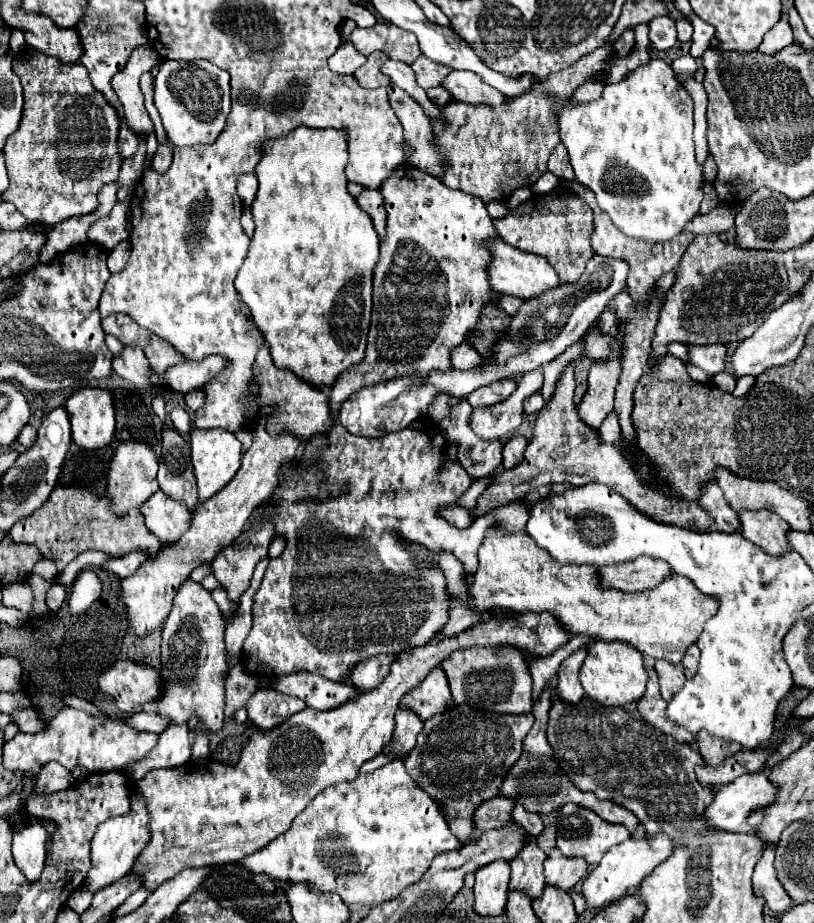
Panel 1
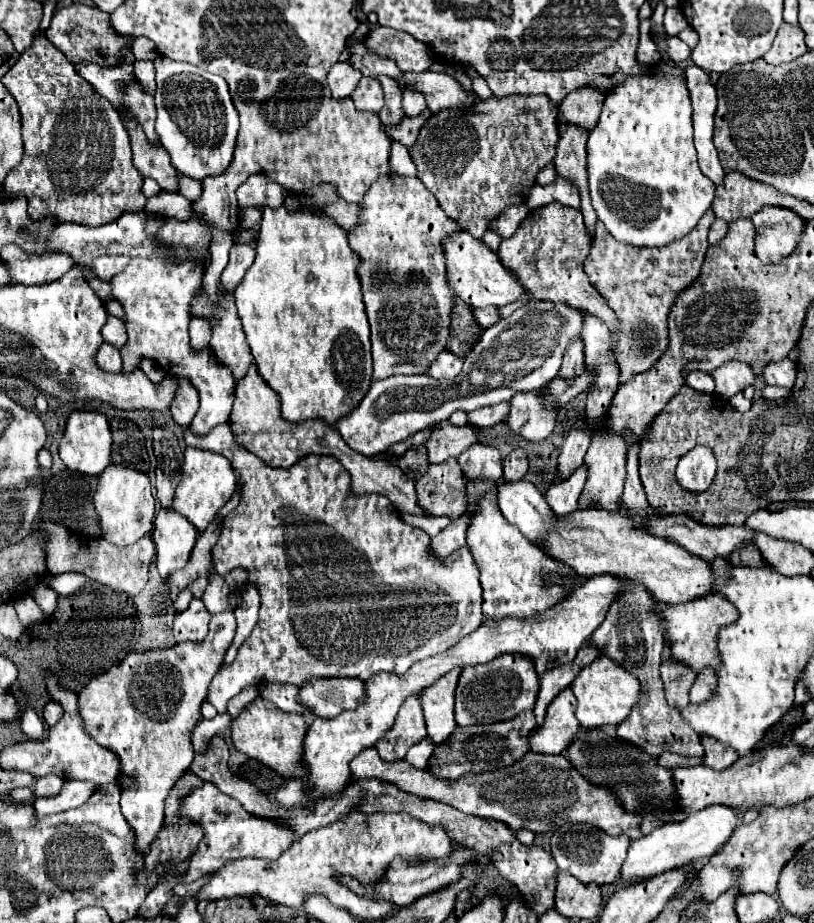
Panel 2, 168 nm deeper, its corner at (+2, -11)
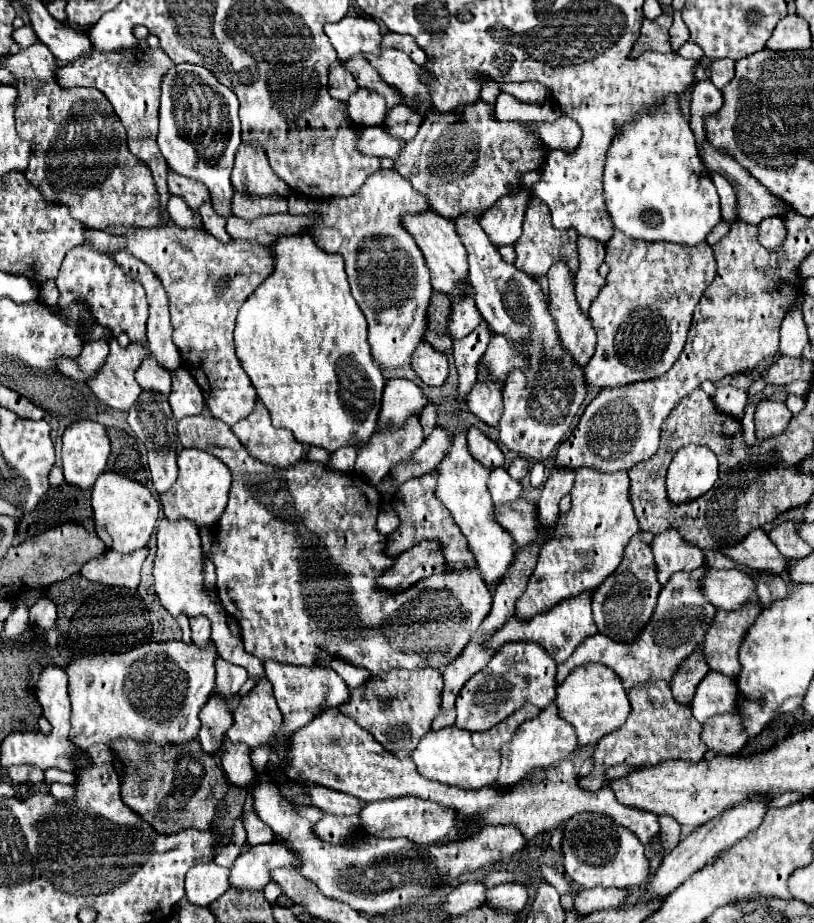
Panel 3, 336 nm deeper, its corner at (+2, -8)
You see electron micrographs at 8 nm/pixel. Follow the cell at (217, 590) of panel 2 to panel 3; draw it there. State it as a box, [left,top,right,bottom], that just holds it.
[161,448,231,528]

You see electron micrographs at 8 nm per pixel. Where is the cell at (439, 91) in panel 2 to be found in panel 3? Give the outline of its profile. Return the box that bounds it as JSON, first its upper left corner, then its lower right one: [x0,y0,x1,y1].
[363,46,431,104]

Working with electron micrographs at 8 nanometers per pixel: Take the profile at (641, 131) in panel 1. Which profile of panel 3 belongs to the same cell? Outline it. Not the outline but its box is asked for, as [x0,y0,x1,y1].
[603,96,721,246]

